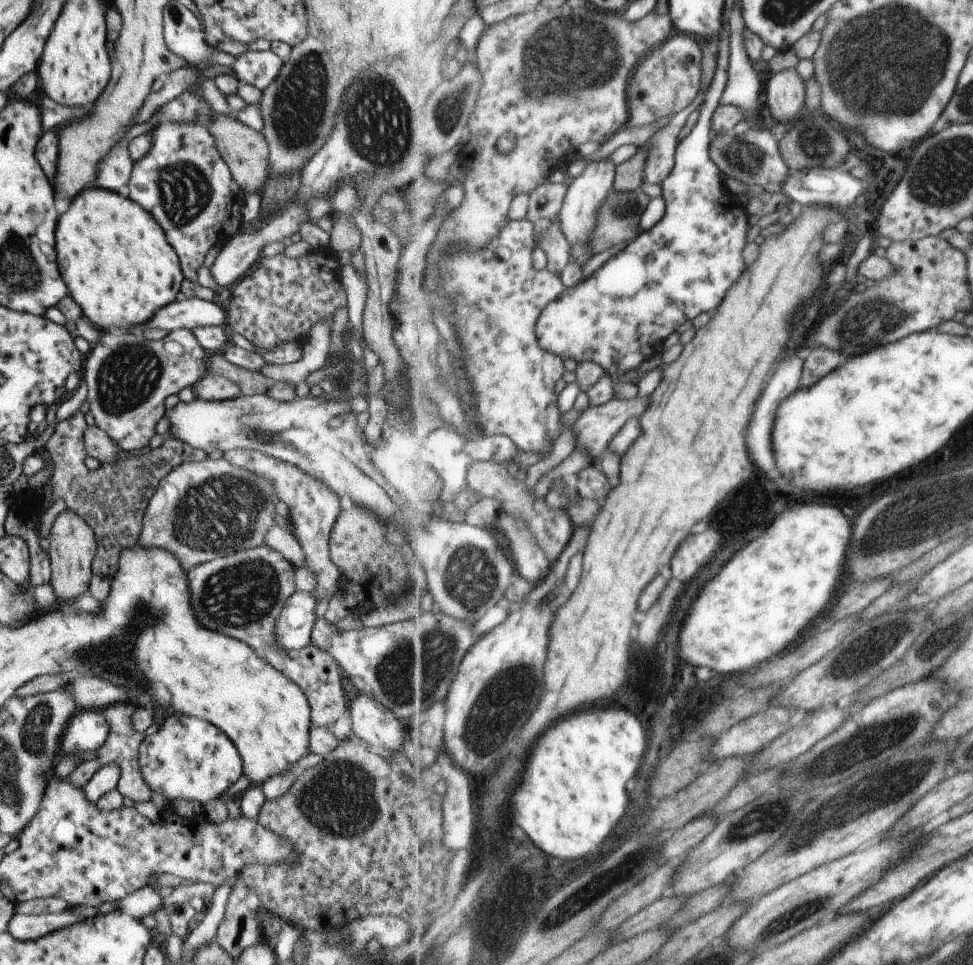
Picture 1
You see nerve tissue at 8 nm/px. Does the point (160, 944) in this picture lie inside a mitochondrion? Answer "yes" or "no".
no

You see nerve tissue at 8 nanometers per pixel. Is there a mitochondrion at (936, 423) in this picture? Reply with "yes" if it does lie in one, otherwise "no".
no

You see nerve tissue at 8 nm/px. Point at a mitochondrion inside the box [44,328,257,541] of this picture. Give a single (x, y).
(128, 377)

